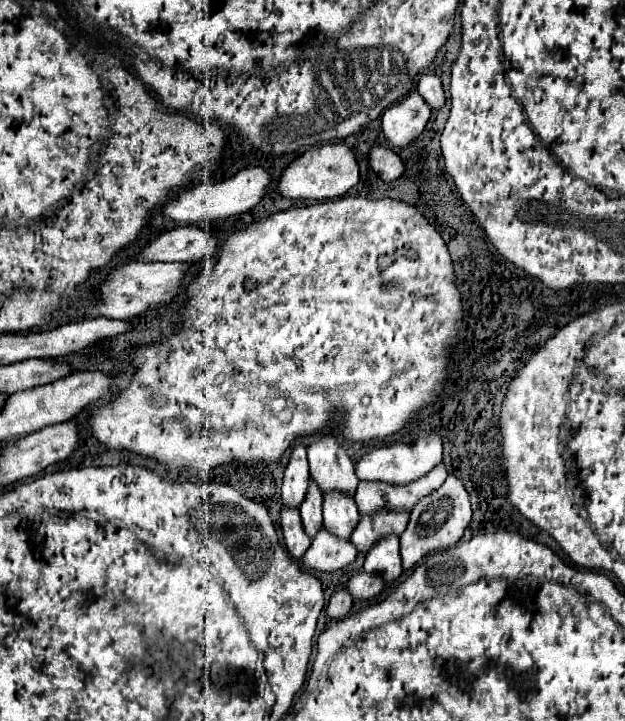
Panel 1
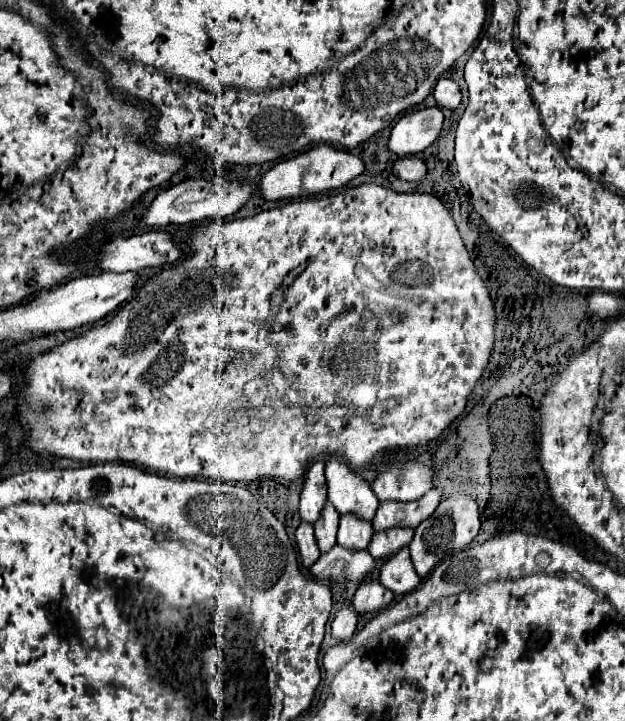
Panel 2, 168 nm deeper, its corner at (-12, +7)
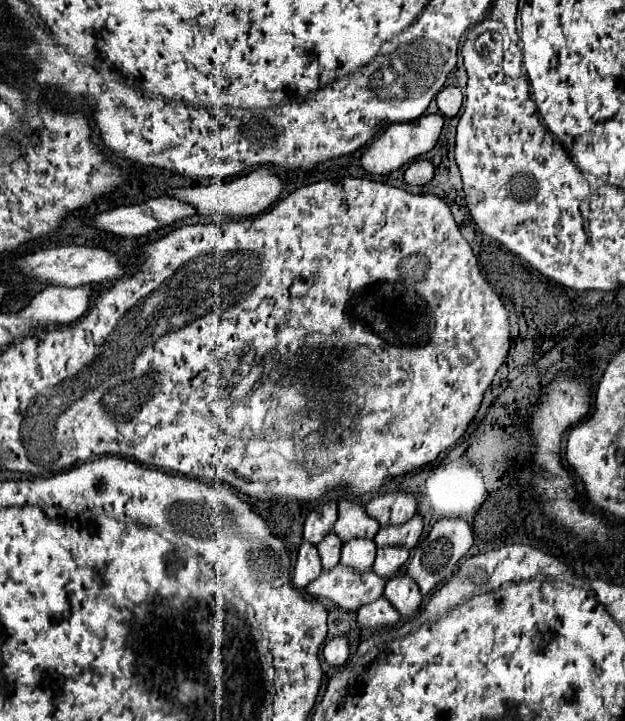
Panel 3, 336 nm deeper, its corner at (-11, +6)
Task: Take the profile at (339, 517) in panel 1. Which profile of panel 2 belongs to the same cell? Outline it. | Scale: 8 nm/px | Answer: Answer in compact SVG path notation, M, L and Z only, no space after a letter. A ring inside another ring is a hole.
M340 515L338 527L338 545L348 549L366 549L372 539L372 523L364 523L364 519L356 519L356 515Z

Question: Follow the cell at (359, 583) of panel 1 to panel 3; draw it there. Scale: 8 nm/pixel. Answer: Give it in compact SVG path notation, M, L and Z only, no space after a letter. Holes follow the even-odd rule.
M379 598L371 604L365 604L357 610L357 620L363 628L369 628L369 630L381 630L381 628L387 628L387 626L395 626L399 622L399 612L385 600L385 598Z

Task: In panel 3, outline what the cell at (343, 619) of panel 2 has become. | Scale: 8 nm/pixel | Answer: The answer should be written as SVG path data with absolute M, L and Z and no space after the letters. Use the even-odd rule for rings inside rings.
M337 636L333 640L329 640L323 648L323 656L325 656L325 662L331 664L333 668L341 668L345 666L347 658L349 658L349 646L347 646L347 640L343 636Z

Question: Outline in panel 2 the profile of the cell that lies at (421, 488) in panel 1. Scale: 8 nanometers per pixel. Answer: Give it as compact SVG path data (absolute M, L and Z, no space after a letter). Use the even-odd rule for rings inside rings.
M434 487L424 497L412 503L380 503L372 525L374 531L384 531L388 527L418 527L432 511L438 507L442 489Z

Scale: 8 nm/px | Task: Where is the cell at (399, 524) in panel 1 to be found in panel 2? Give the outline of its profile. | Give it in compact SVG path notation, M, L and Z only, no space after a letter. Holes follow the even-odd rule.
M392 527L388 531L376 531L372 535L372 543L368 551L374 559L386 559L396 553L400 547L406 547L414 537L414 529L410 527Z

